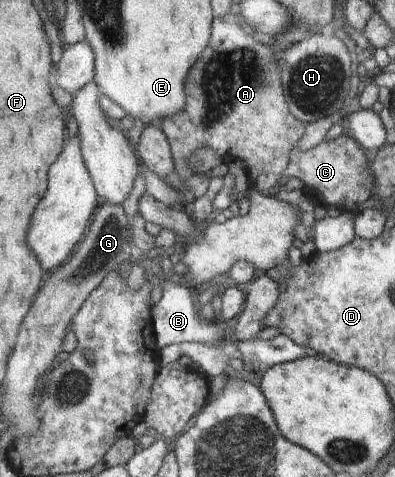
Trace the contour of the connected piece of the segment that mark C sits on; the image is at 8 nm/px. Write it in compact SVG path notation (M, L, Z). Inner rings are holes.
M345 135L330 141L322 141L313 149L301 151L297 145L289 156L283 182L298 177L304 186L312 189L320 203L334 205L338 210L354 213L372 201L371 189L375 180L369 171L369 154L359 147L355 139Z

